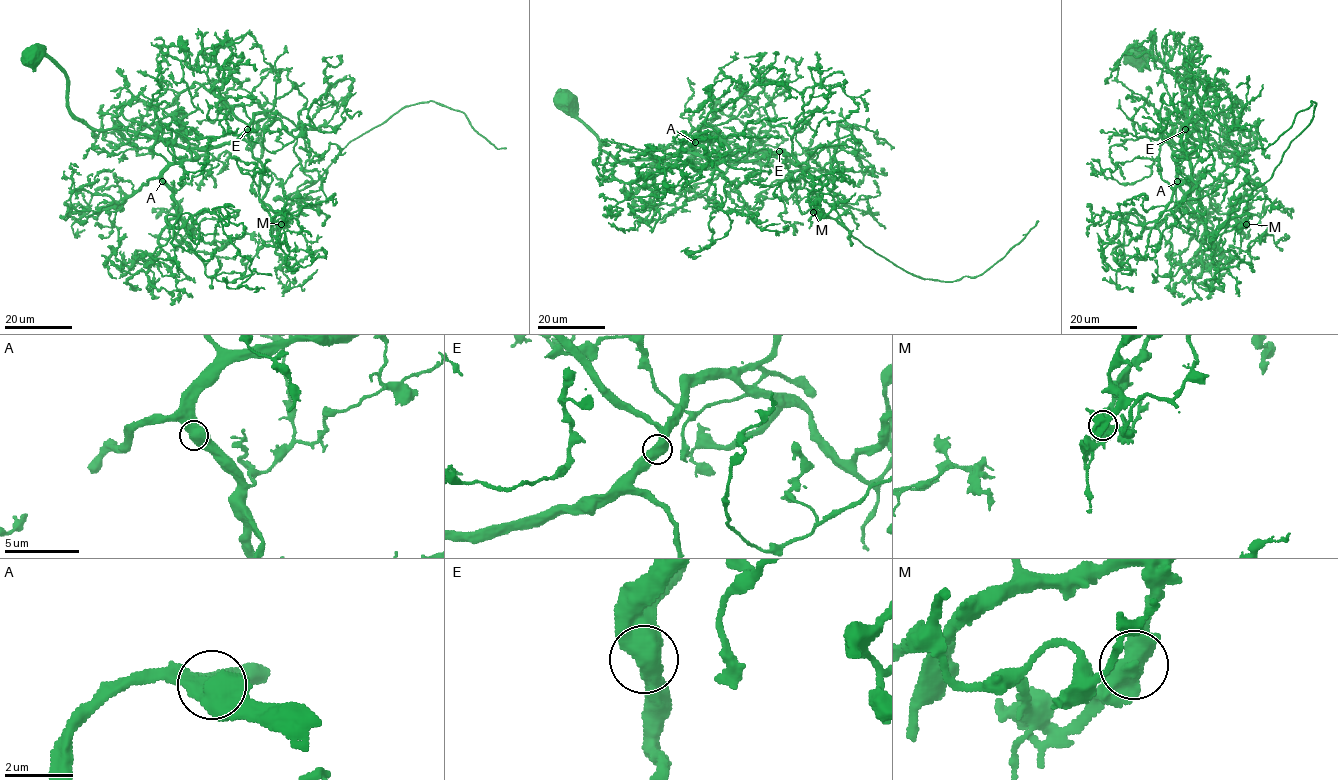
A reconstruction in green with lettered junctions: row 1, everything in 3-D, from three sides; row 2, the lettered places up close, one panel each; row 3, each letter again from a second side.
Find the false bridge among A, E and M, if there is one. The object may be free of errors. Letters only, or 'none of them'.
M

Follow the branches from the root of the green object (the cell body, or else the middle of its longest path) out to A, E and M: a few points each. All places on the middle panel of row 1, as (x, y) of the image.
A: (566, 100), (599, 147), (622, 162), (680, 152), (724, 161), (730, 154), (719, 141), (695, 142)
E: (566, 100), (599, 147), (622, 162), (680, 152), (754, 161), (779, 151)
M: (566, 100), (622, 162), (680, 152), (754, 161), (784, 151), (808, 165), (804, 178), (819, 192), (813, 212)

